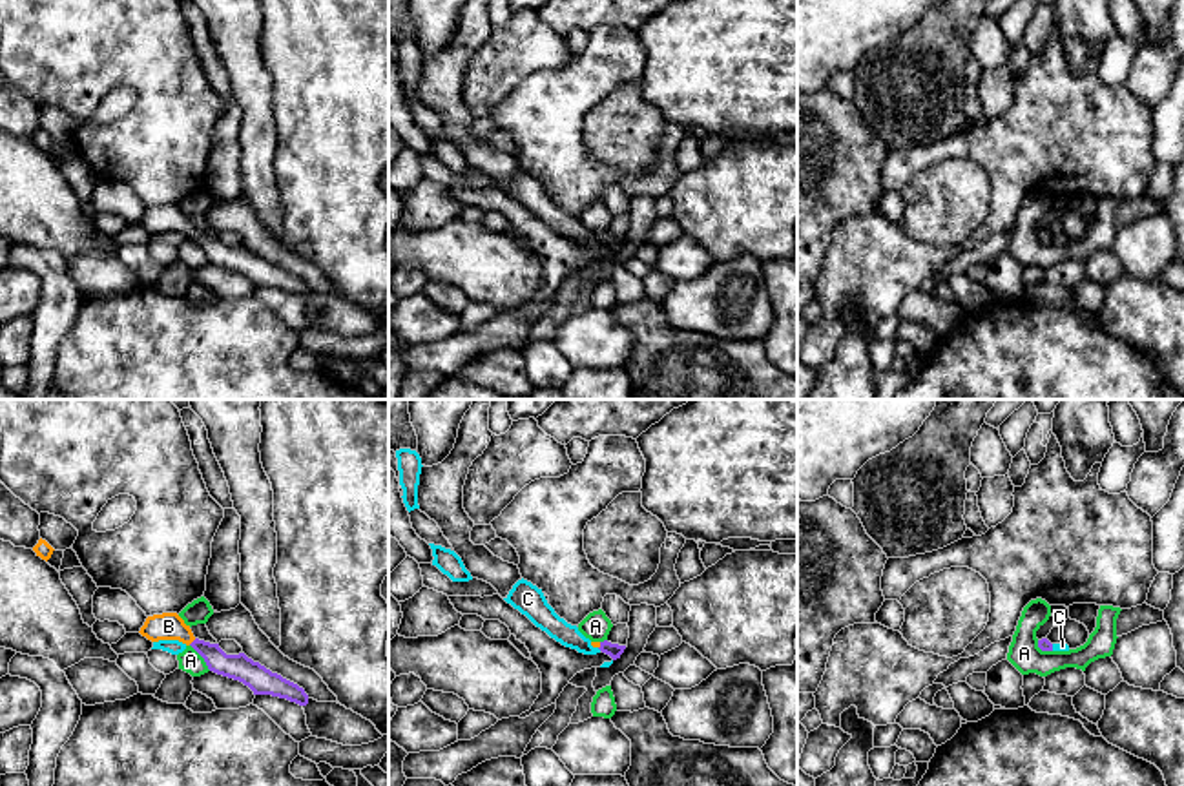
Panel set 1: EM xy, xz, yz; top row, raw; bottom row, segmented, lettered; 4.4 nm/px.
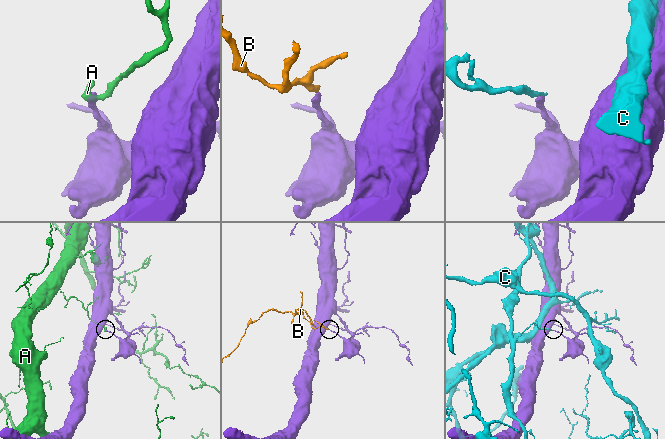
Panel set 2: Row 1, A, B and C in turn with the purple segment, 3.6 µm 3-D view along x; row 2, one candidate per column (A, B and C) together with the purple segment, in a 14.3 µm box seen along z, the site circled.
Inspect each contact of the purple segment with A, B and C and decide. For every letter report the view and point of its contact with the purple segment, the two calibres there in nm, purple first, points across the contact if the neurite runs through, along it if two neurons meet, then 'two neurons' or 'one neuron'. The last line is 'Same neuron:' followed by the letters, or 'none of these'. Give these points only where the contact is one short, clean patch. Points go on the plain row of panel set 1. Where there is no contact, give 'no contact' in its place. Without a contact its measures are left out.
A: meets purple in xy at (201, 247); 120 nm thick on the purple side, 100 nm on the other; two neurons
B: meets purple in xy at (194, 232); 120 nm thick on the purple side, 130 nm on the other; runs through xy (241, 259), (221, 256), (194, 232), (168, 217); one neuron
C: meets purple in yz at (1051, 239); 60 nm thick on the purple side, 50 nm on the other; two neurons
Same neuron: B

